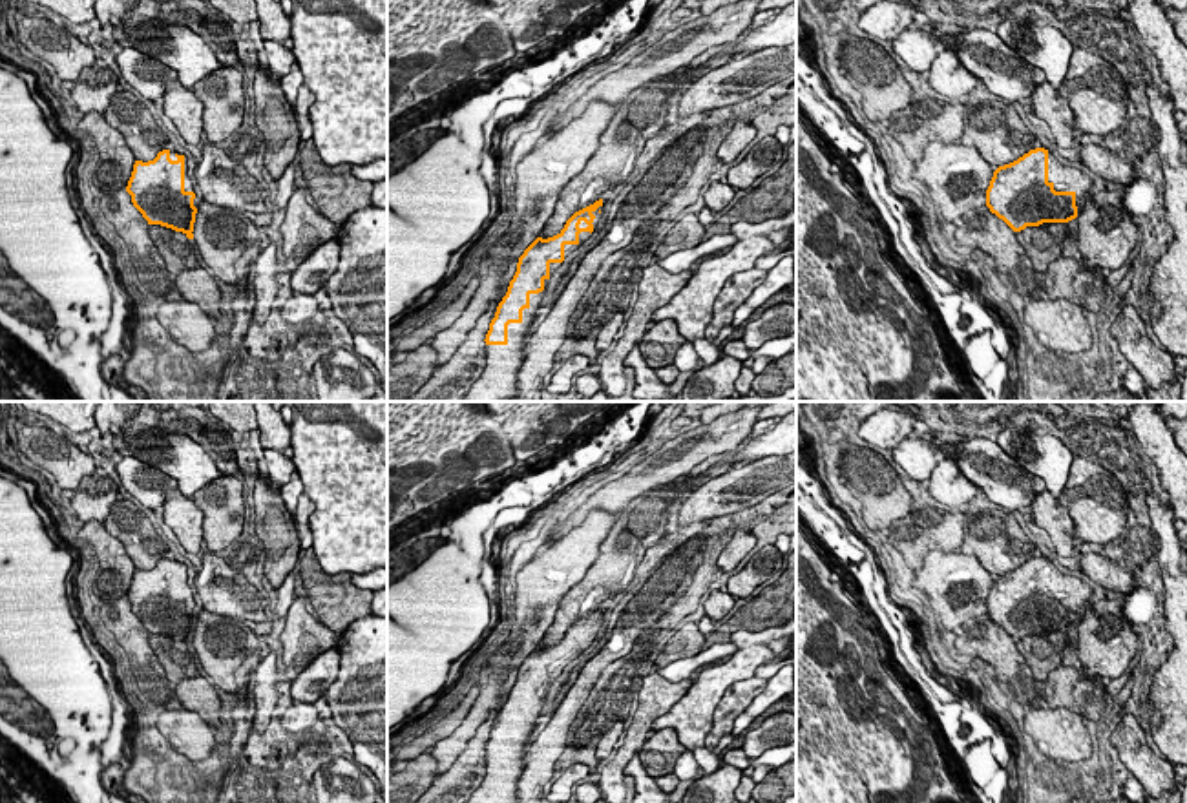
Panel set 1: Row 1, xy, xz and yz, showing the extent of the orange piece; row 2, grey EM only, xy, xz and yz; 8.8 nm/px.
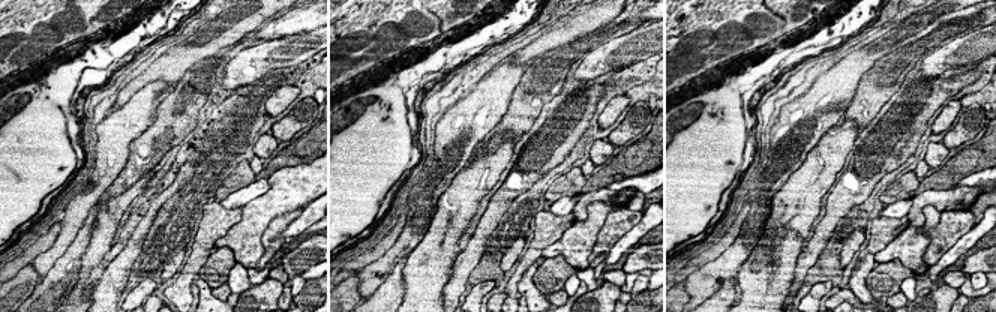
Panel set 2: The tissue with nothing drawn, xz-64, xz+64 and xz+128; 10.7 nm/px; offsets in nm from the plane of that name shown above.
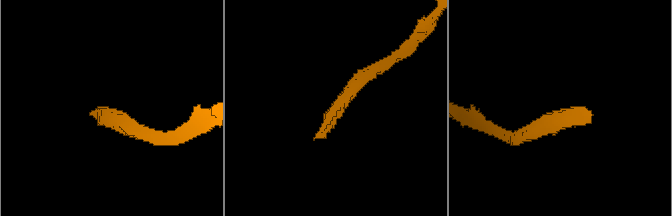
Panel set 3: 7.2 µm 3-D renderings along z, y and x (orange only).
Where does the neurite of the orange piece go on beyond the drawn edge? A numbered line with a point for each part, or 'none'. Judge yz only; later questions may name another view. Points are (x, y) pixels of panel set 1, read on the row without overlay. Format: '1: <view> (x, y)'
1: yz (1065, 588)

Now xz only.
1: xz (503, 771)

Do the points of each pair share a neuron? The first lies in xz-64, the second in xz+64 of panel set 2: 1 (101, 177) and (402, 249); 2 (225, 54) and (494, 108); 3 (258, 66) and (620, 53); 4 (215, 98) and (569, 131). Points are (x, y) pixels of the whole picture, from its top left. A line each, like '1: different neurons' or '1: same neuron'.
1: same neuron
2: different neurons
3: same neuron
4: same neuron

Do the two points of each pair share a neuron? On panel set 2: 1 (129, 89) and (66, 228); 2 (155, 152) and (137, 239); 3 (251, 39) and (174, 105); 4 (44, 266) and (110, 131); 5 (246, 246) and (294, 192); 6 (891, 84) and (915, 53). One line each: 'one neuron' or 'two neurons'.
1: two neurons
2: two neurons
3: one neuron
4: one neuron
5: one neuron
6: one neuron

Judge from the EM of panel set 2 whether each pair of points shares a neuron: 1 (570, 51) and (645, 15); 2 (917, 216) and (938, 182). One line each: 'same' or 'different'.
1: different
2: different

